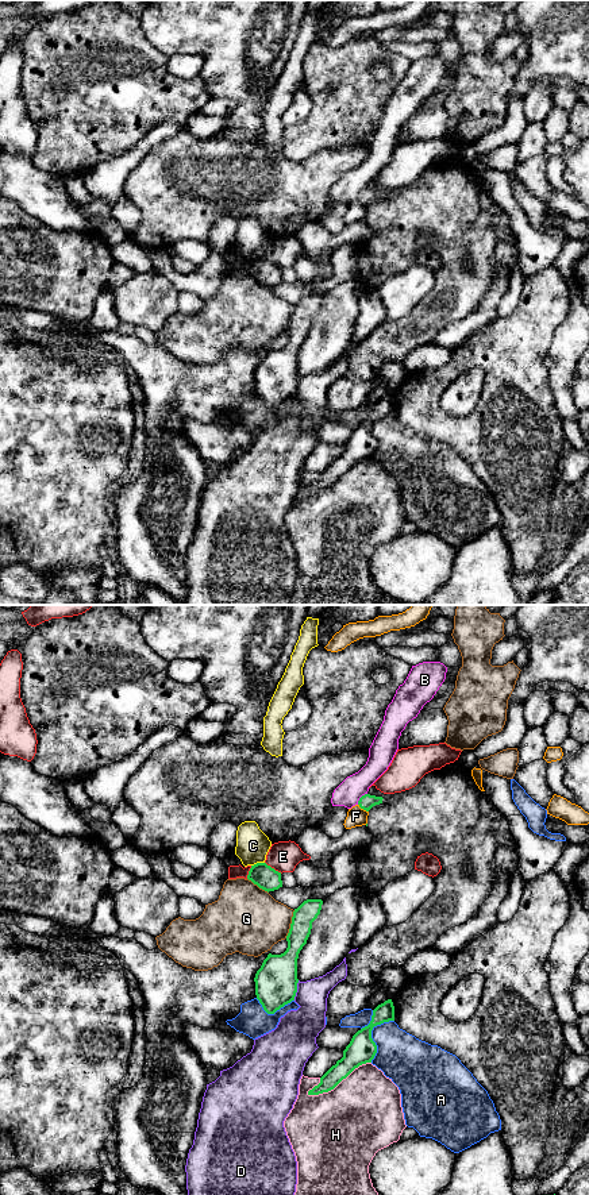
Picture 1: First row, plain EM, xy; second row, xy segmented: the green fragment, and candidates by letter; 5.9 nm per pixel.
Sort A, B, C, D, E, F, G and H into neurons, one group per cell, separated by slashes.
A / B / C / D / E / F / G / H

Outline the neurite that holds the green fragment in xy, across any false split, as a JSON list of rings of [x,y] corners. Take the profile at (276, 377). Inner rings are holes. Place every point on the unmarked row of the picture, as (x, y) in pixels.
[[[307,294],[294,304],[286,331],[286,346],[281,350],[269,348],[255,369],[255,390],[267,409],[274,409],[294,396],[299,348],[307,339],[312,317],[320,309],[322,300],[322,294]]]

